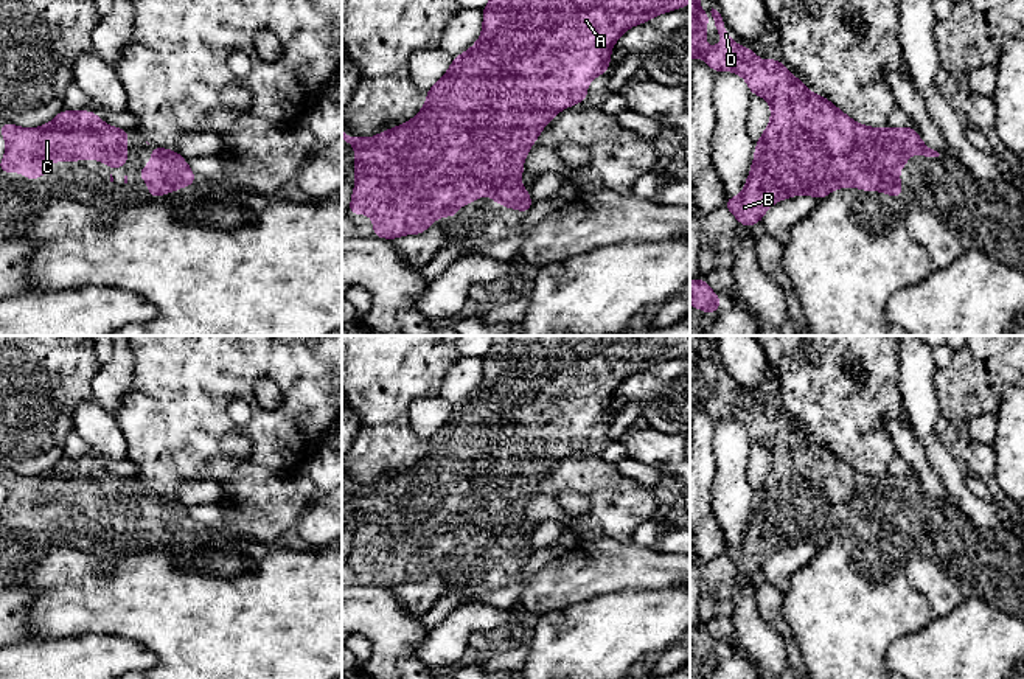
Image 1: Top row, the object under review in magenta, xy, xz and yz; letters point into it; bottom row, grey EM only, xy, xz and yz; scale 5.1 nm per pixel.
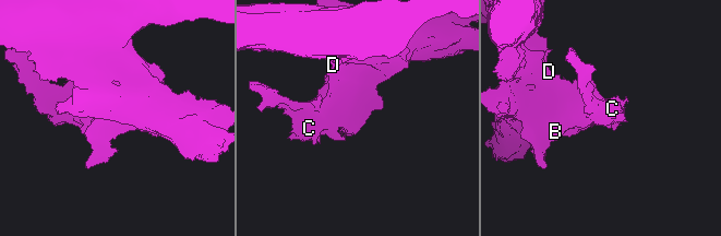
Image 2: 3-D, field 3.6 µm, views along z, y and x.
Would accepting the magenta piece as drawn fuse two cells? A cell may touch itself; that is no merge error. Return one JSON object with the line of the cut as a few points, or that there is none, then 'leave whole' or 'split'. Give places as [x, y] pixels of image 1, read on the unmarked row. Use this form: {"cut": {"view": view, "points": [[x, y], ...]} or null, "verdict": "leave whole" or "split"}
{"cut": null, "verdict": "leave whole"}

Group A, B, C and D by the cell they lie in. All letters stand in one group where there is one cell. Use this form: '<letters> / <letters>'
A B C D

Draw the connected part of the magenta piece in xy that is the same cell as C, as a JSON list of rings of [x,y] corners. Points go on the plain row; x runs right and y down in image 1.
[[[92,458],[59,460],[48,472],[19,475],[2,471],[6,499],[0,521],[23,521],[36,528],[47,522],[50,510],[103,508],[109,517],[127,516],[127,485],[131,479],[106,472]]]

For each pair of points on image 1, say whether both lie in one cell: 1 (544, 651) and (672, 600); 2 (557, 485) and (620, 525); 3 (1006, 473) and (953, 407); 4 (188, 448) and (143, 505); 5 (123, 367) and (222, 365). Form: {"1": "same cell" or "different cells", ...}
{"1": "same cell", "2": "same cell", "3": "different cells", "4": "different cells", "5": "different cells"}

